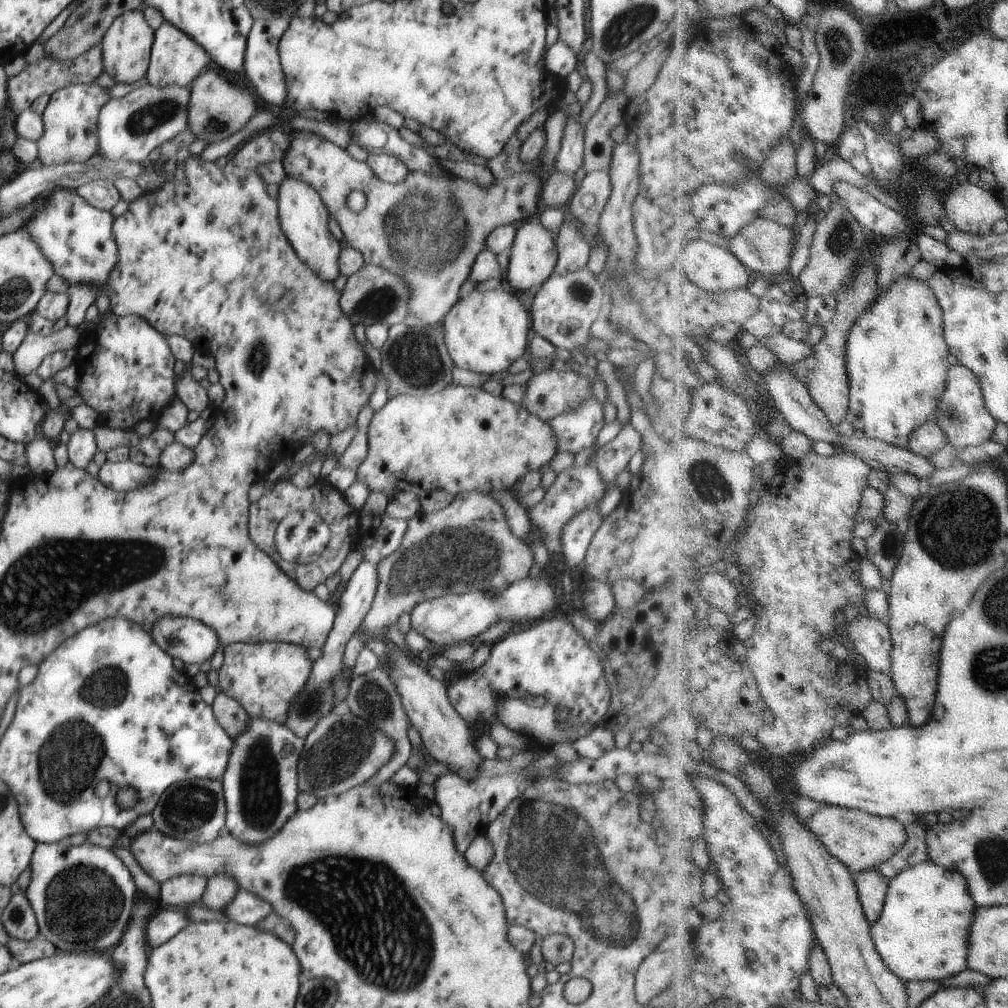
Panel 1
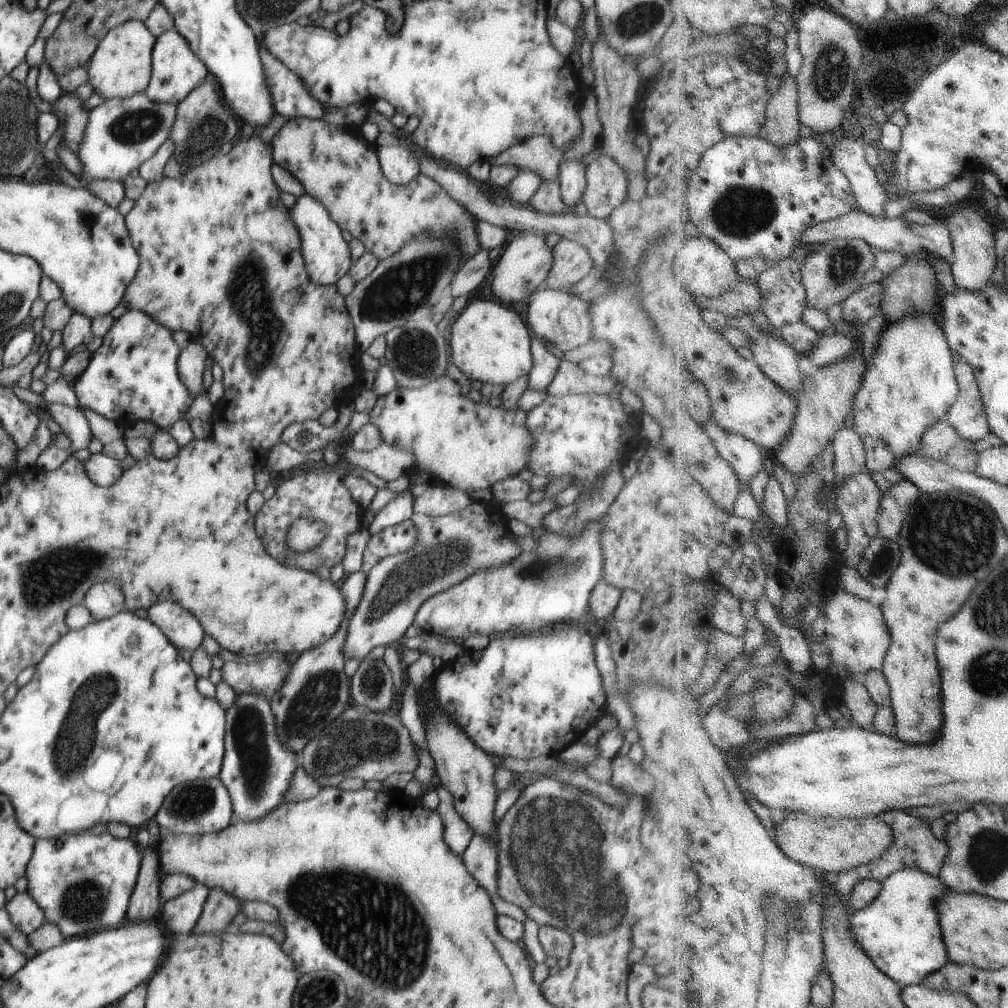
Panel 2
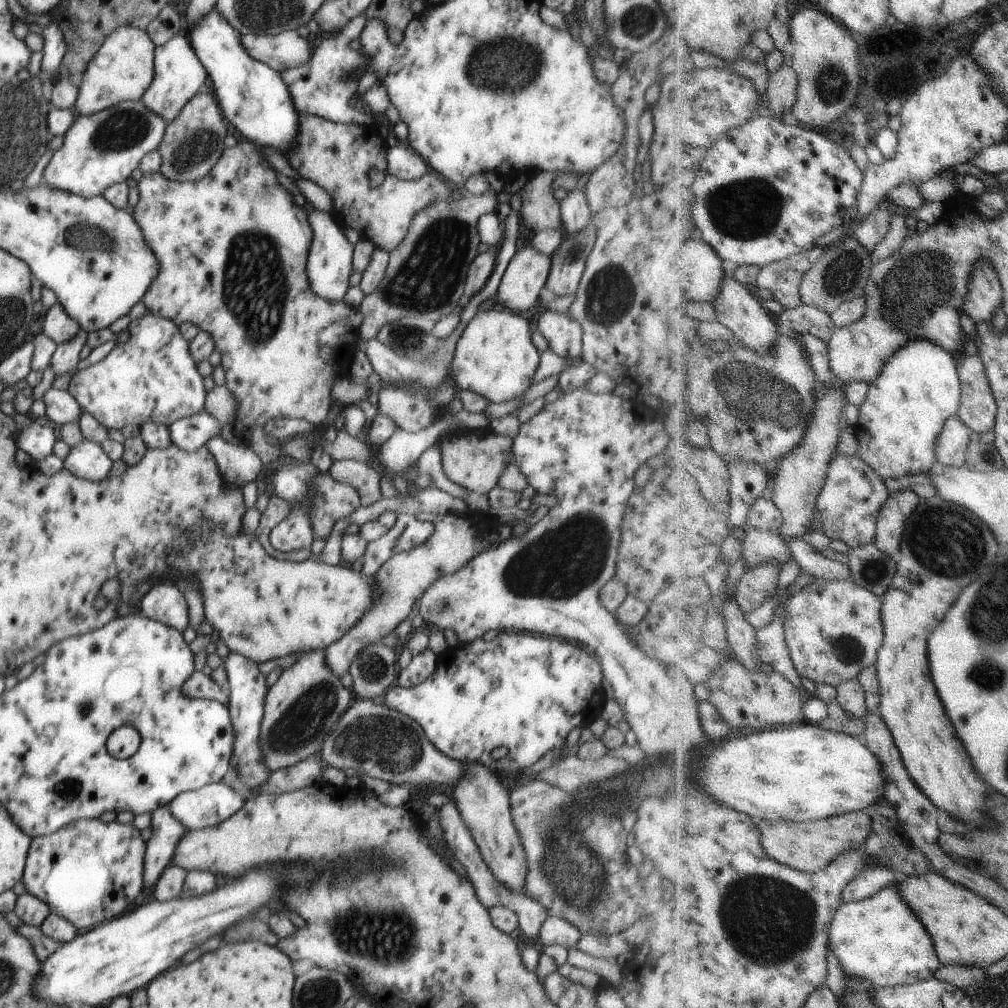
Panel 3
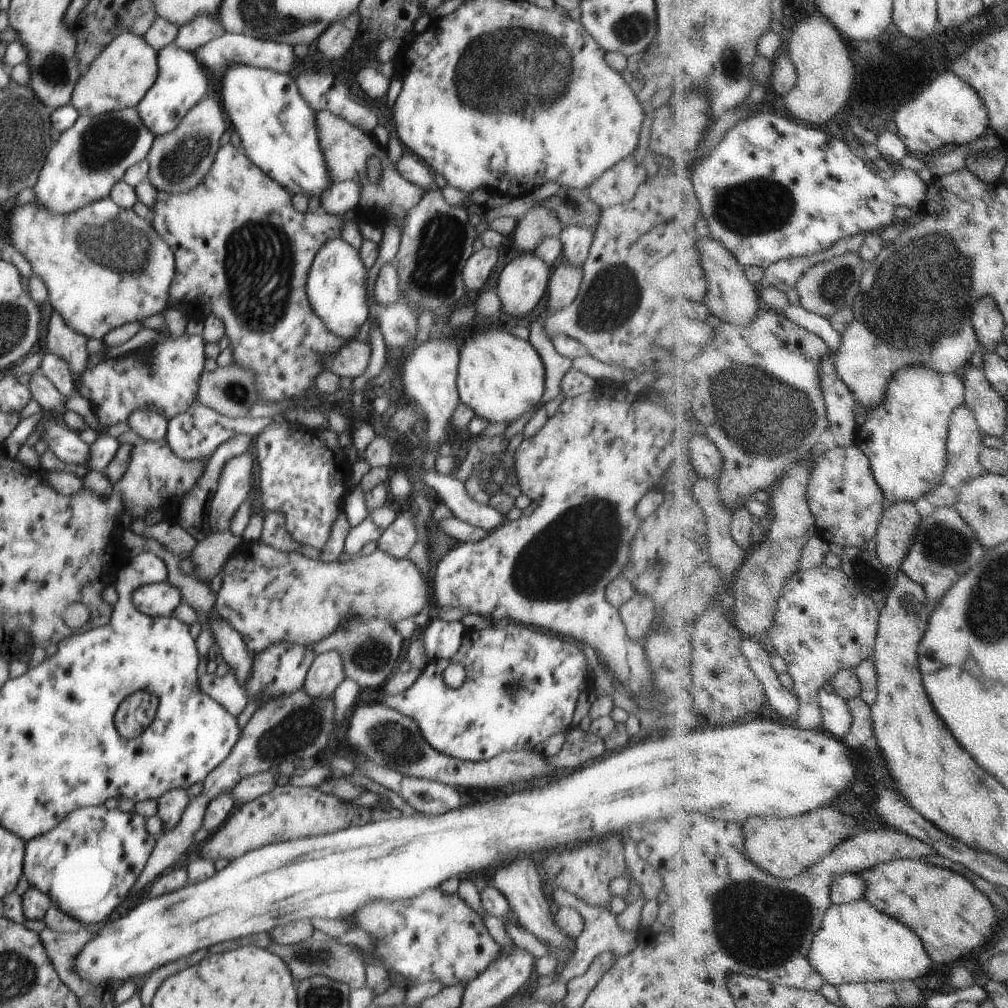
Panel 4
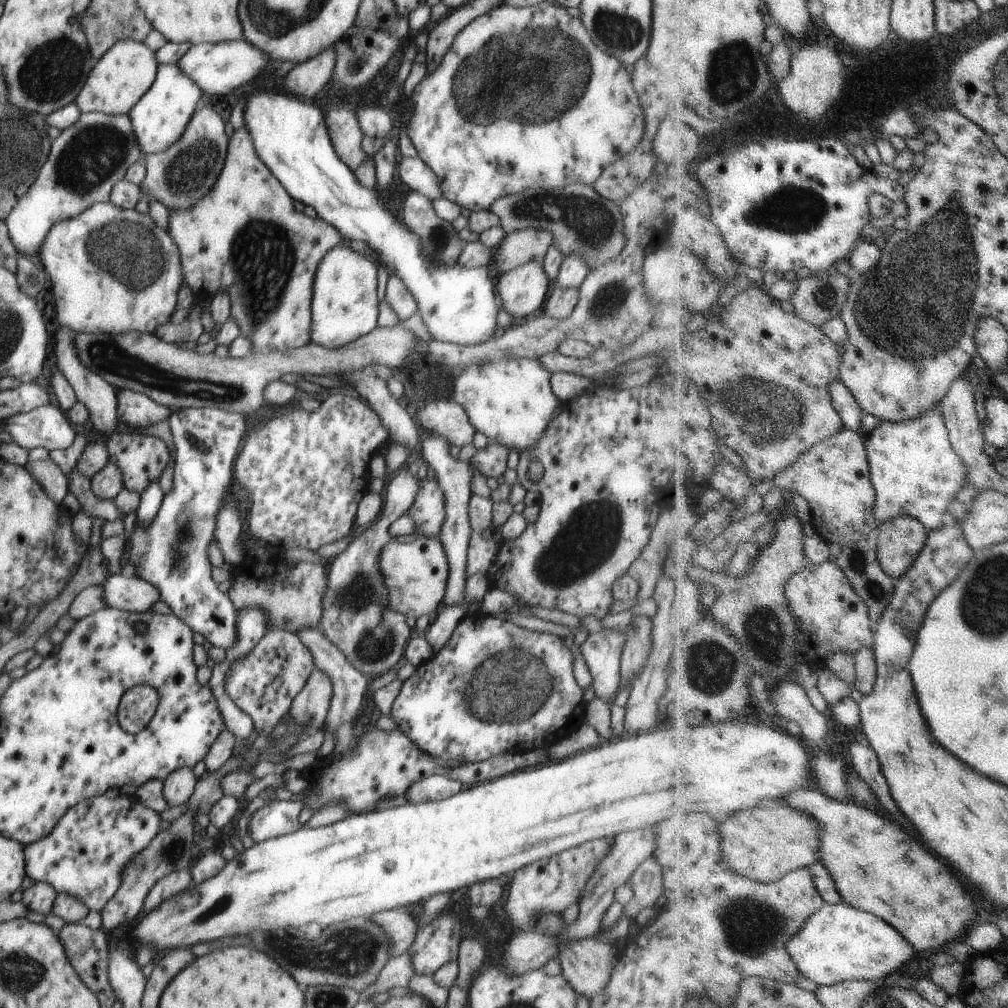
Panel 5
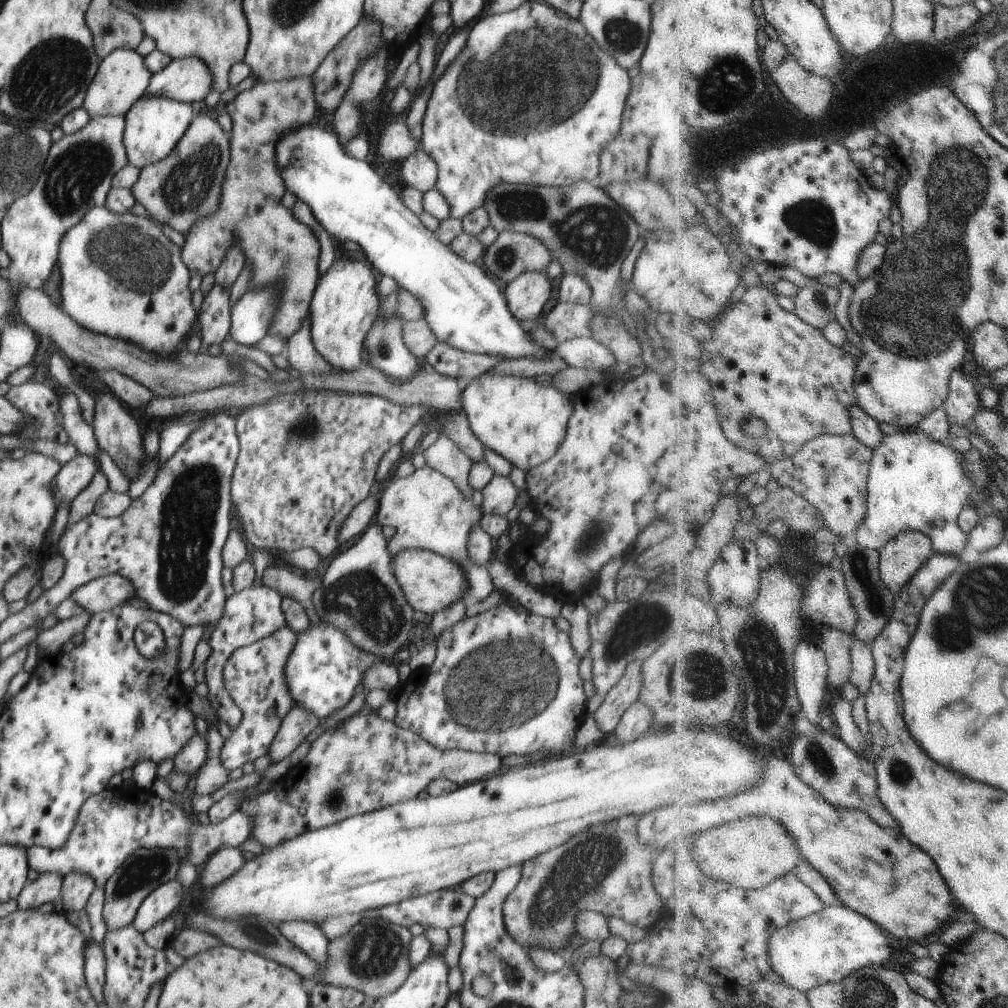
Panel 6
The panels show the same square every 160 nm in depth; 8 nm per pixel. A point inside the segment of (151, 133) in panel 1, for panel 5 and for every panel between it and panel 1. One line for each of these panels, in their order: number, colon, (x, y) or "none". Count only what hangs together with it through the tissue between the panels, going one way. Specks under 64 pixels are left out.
2: (121, 134)
3: (104, 148)
4: (90, 157)
5: (86, 160)

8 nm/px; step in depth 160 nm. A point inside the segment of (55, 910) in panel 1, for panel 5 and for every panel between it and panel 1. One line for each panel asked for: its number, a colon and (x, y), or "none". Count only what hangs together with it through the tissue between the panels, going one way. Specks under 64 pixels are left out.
2: (76, 877)
3: (89, 872)
4: (88, 863)
5: (84, 856)

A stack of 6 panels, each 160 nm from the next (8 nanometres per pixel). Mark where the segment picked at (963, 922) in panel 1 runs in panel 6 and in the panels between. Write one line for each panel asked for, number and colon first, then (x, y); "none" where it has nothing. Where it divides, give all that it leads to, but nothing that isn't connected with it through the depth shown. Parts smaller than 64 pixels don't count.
2: (903, 931)
3: (883, 939)
4: (858, 943)
5: (840, 943)
6: (829, 946)

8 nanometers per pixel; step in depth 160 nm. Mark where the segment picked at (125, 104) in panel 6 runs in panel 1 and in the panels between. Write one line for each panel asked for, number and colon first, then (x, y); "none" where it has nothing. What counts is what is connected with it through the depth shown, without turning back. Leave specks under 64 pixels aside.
1: (126, 46)
2: (121, 66)
3: (123, 68)
4: (120, 76)
5: (118, 79)

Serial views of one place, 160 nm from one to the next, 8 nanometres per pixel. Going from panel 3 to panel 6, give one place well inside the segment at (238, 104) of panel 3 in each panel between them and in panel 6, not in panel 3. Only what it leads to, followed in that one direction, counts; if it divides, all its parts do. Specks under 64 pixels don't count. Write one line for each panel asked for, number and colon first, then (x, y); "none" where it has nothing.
4: (277, 128)
5: (458, 305)
6: (464, 306)

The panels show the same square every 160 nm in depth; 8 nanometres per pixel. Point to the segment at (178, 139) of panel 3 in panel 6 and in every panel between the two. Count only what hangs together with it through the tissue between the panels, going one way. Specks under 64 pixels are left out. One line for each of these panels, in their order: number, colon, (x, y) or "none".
4: (178, 160)
5: (178, 176)
6: (186, 185)

